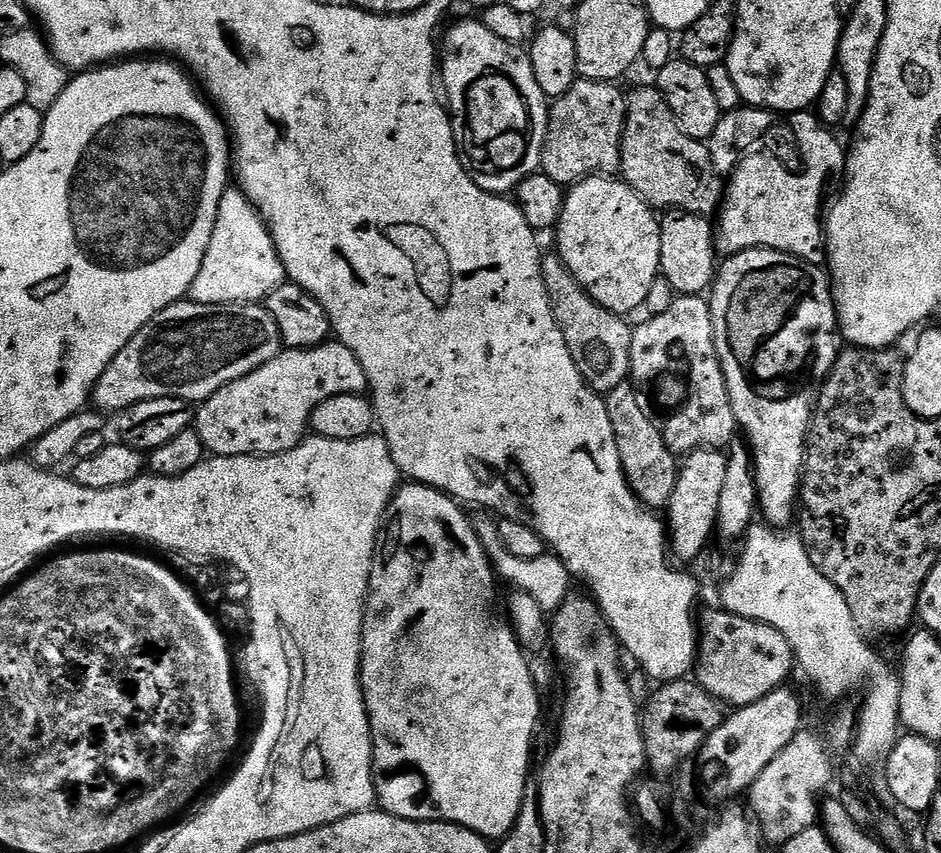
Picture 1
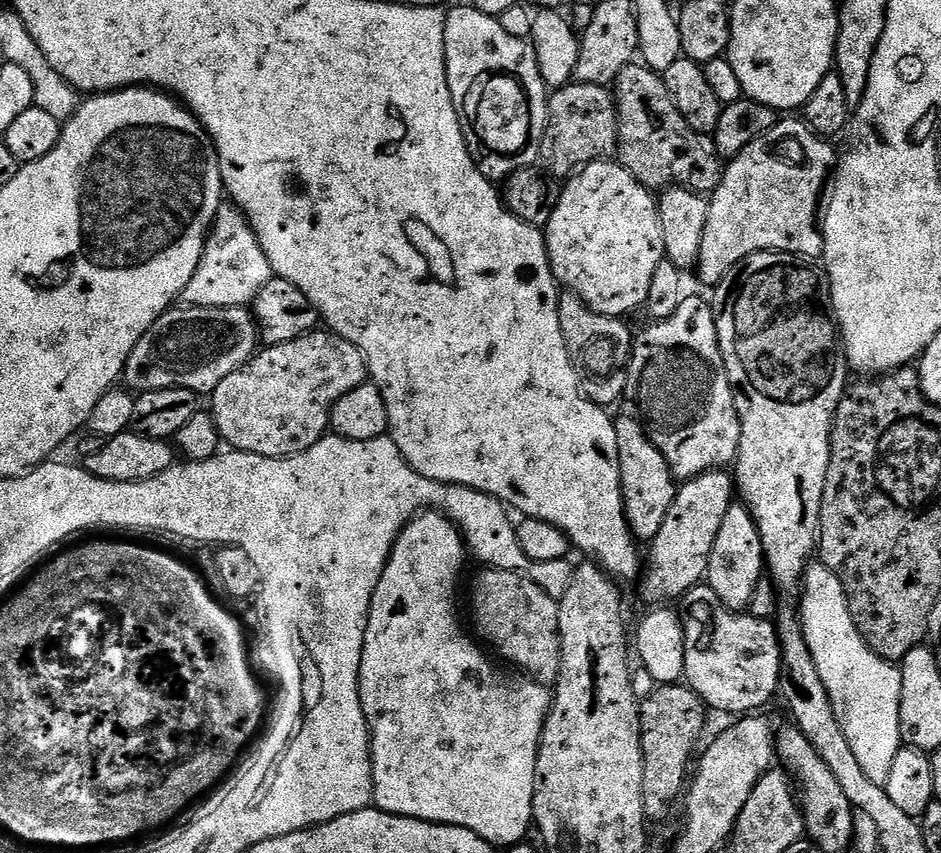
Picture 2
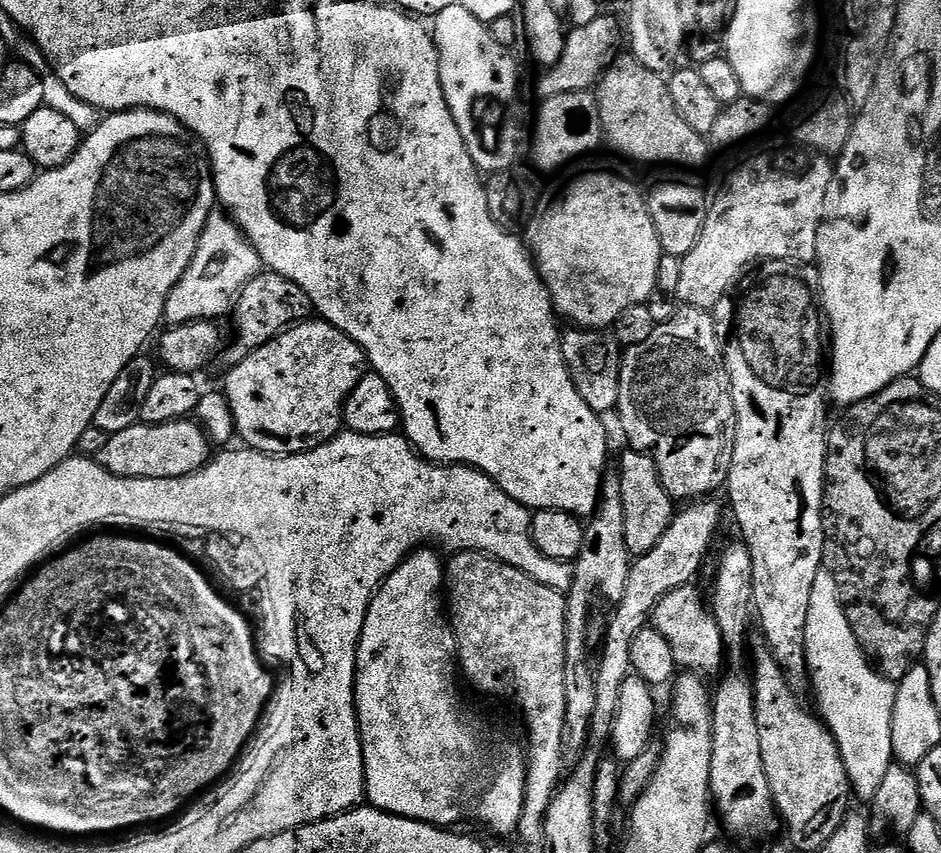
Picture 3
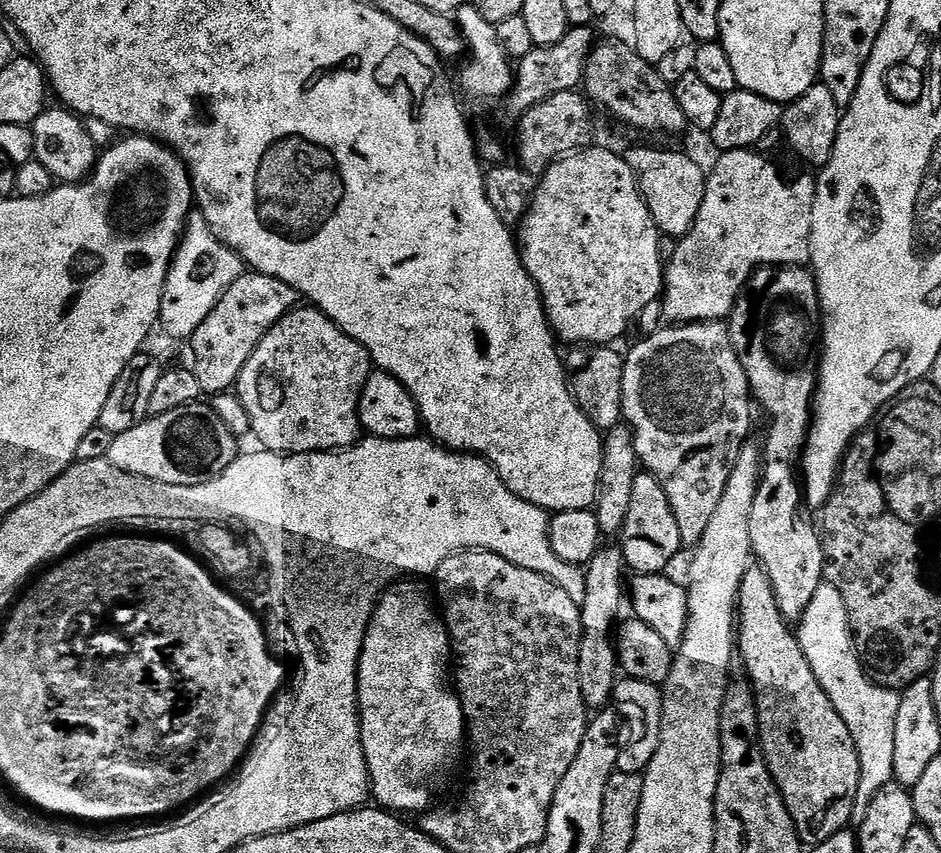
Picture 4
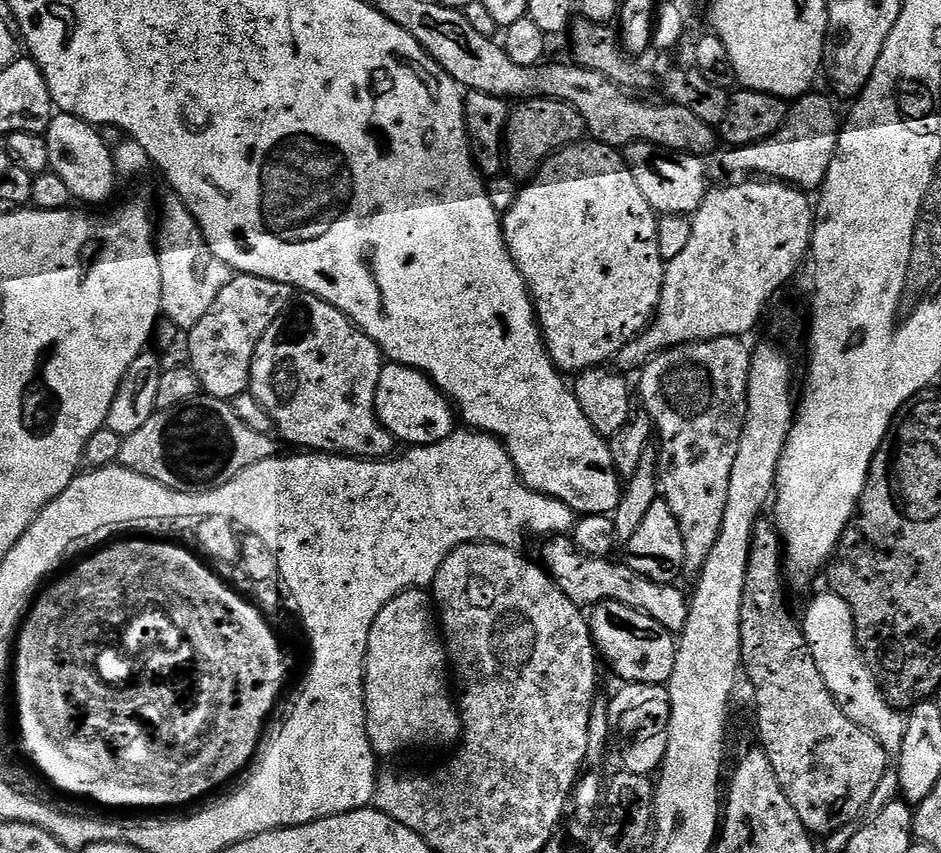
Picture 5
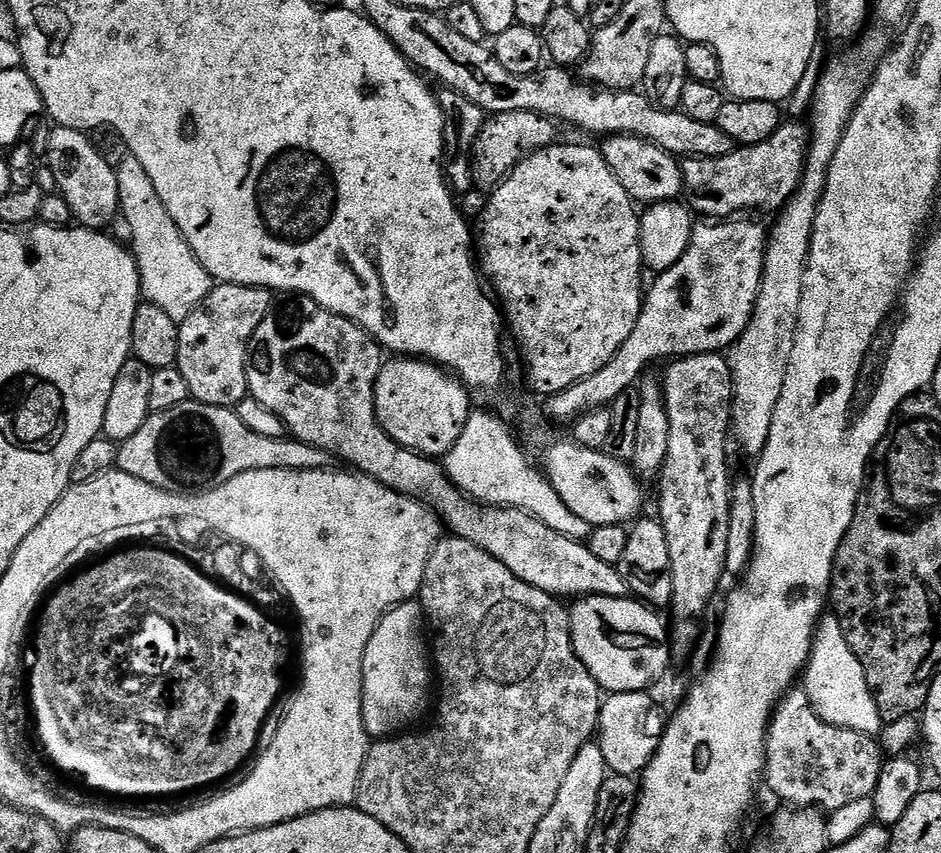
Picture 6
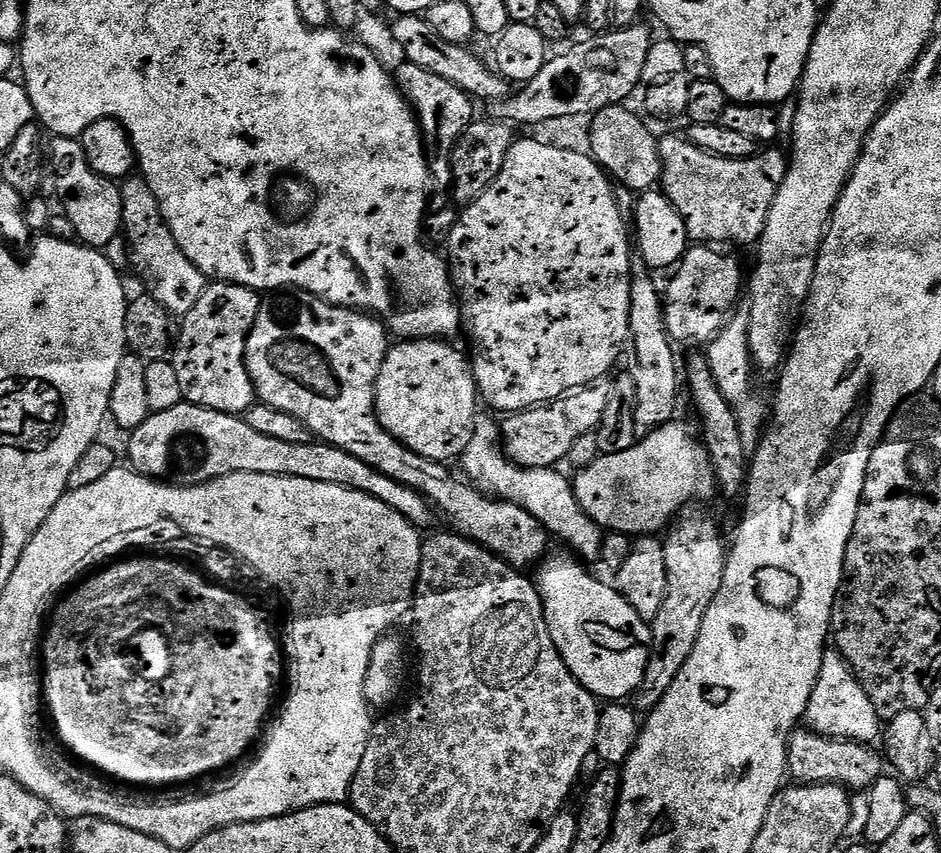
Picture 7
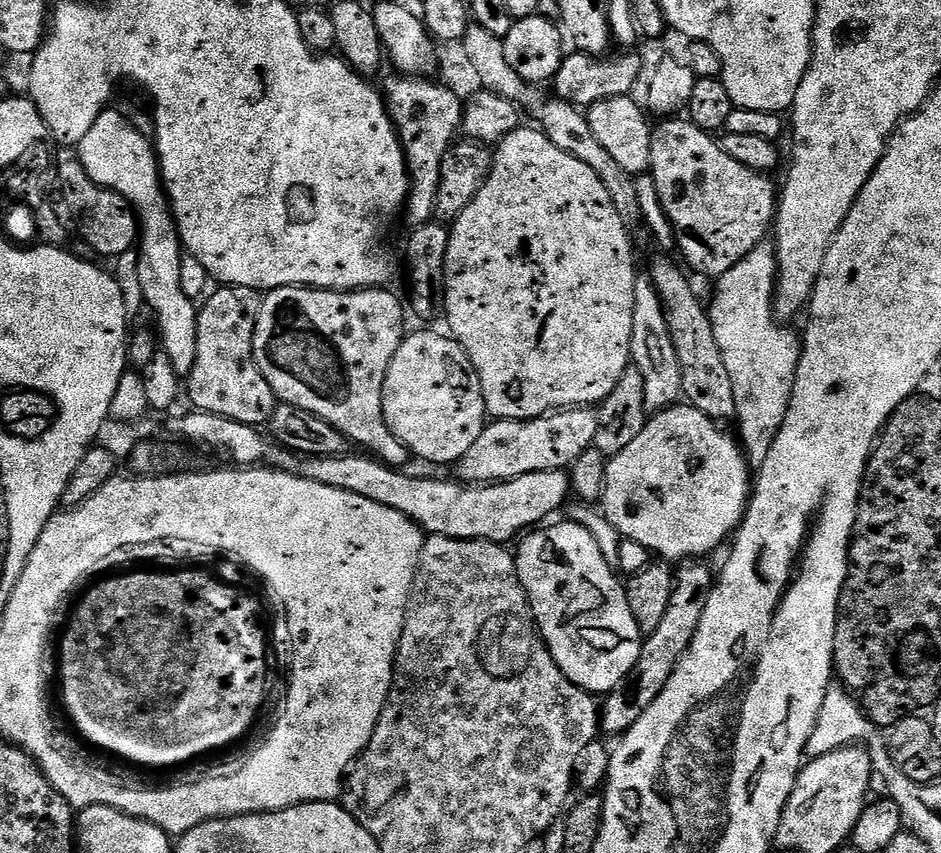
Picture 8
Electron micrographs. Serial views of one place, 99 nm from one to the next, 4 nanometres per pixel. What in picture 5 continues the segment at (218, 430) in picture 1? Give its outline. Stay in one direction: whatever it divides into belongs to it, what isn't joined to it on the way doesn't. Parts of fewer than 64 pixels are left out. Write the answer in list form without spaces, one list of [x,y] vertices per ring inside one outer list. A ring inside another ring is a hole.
[[[308,302],[312,304],[296,304],[289,312],[281,311],[270,323],[268,329],[256,341],[248,371],[246,373],[246,388],[251,396],[264,408],[266,414],[271,418],[275,431],[280,431],[281,441],[289,440],[293,444],[293,449],[307,450],[312,454],[335,454],[337,456],[351,456],[353,458],[372,458],[377,455],[376,448],[380,448],[386,441],[385,433],[376,422],[373,409],[370,407],[370,392],[375,389],[376,375],[380,373],[382,367],[382,353],[363,332],[357,330],[345,317],[341,316],[334,308],[328,307],[323,302]]]

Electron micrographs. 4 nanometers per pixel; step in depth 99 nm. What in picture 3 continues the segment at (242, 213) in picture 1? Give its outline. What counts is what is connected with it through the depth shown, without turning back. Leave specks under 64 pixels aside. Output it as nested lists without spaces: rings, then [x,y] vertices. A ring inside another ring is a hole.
[[[217,214],[209,215],[196,243],[196,253],[186,266],[186,274],[170,290],[164,307],[163,323],[168,326],[189,324],[199,320],[219,321],[236,306],[240,291],[262,271],[260,256],[233,223],[226,224]]]

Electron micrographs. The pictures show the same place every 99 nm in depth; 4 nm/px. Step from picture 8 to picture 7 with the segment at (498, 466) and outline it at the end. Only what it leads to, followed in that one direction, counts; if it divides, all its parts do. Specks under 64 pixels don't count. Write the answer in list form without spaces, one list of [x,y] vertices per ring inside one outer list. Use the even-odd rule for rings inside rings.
[[[589,386],[573,390],[559,400],[551,400],[525,412],[514,412],[502,424],[504,455],[520,468],[556,468],[563,465],[574,450],[578,438],[595,433],[606,414],[613,393],[604,386]]]

